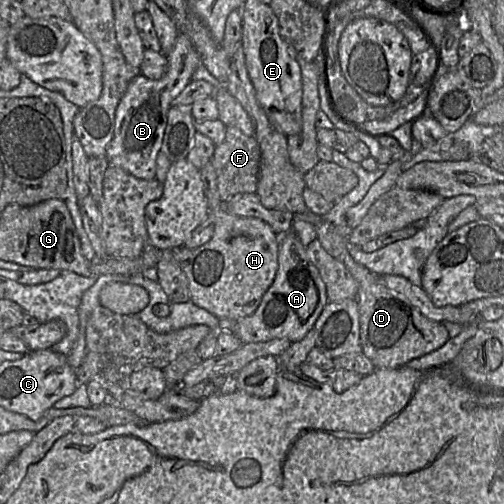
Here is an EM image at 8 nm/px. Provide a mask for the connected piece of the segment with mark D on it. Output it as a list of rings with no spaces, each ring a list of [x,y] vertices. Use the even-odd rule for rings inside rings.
[[[320,221],[315,227],[322,247],[332,257],[343,262],[358,283],[356,301],[362,353],[371,360],[376,369],[395,369],[407,365],[411,360],[439,349],[448,341],[450,335],[442,322],[424,316],[405,296],[391,291],[382,283],[378,274],[373,274],[352,258],[350,243],[336,232],[333,223]]]

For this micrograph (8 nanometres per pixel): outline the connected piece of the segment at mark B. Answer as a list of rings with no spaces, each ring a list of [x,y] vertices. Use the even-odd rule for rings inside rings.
[[[182,33],[178,34],[166,58],[166,69],[160,79],[151,80],[140,74],[129,83],[117,106],[113,138],[105,153],[110,165],[120,167],[143,180],[152,180],[156,177],[157,157],[163,142],[168,112],[174,106],[174,100],[193,81],[194,70],[200,64],[204,66],[191,40]]]

